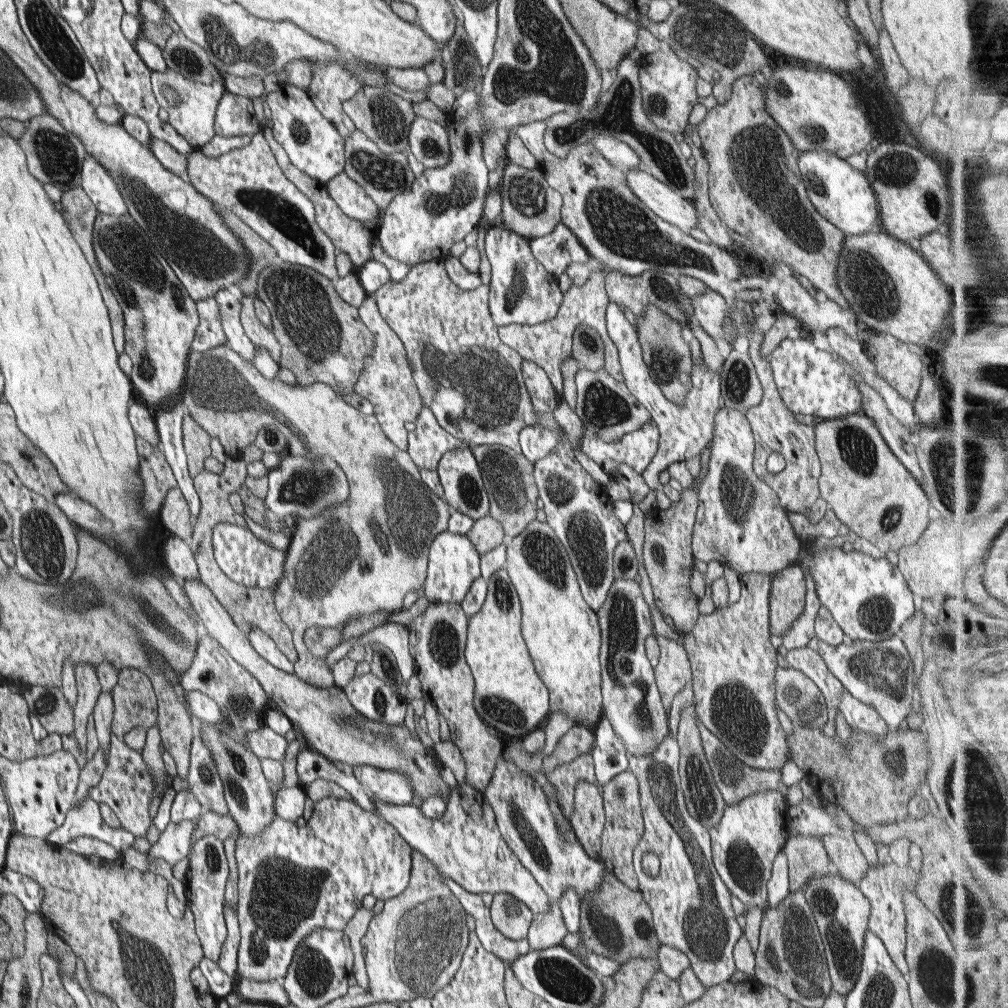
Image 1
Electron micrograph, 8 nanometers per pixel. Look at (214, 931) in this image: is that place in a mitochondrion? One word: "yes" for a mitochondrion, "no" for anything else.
no

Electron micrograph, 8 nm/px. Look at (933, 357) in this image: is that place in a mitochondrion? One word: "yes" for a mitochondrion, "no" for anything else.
no

